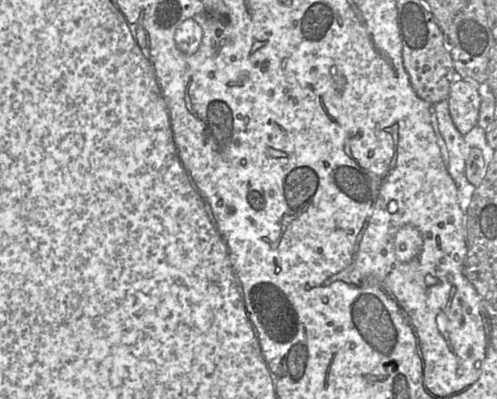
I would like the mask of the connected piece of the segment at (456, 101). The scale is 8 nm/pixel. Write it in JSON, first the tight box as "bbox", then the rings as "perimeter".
{"bbox":[447,78,481,136],"perimeter":[[[462,78],[451,84],[447,98],[449,113],[463,136],[477,125],[481,100],[477,84]]]}

